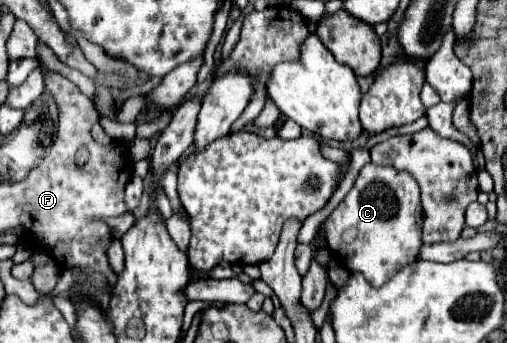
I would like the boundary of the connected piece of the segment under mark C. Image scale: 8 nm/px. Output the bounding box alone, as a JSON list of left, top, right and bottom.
[323,163,423,287]

